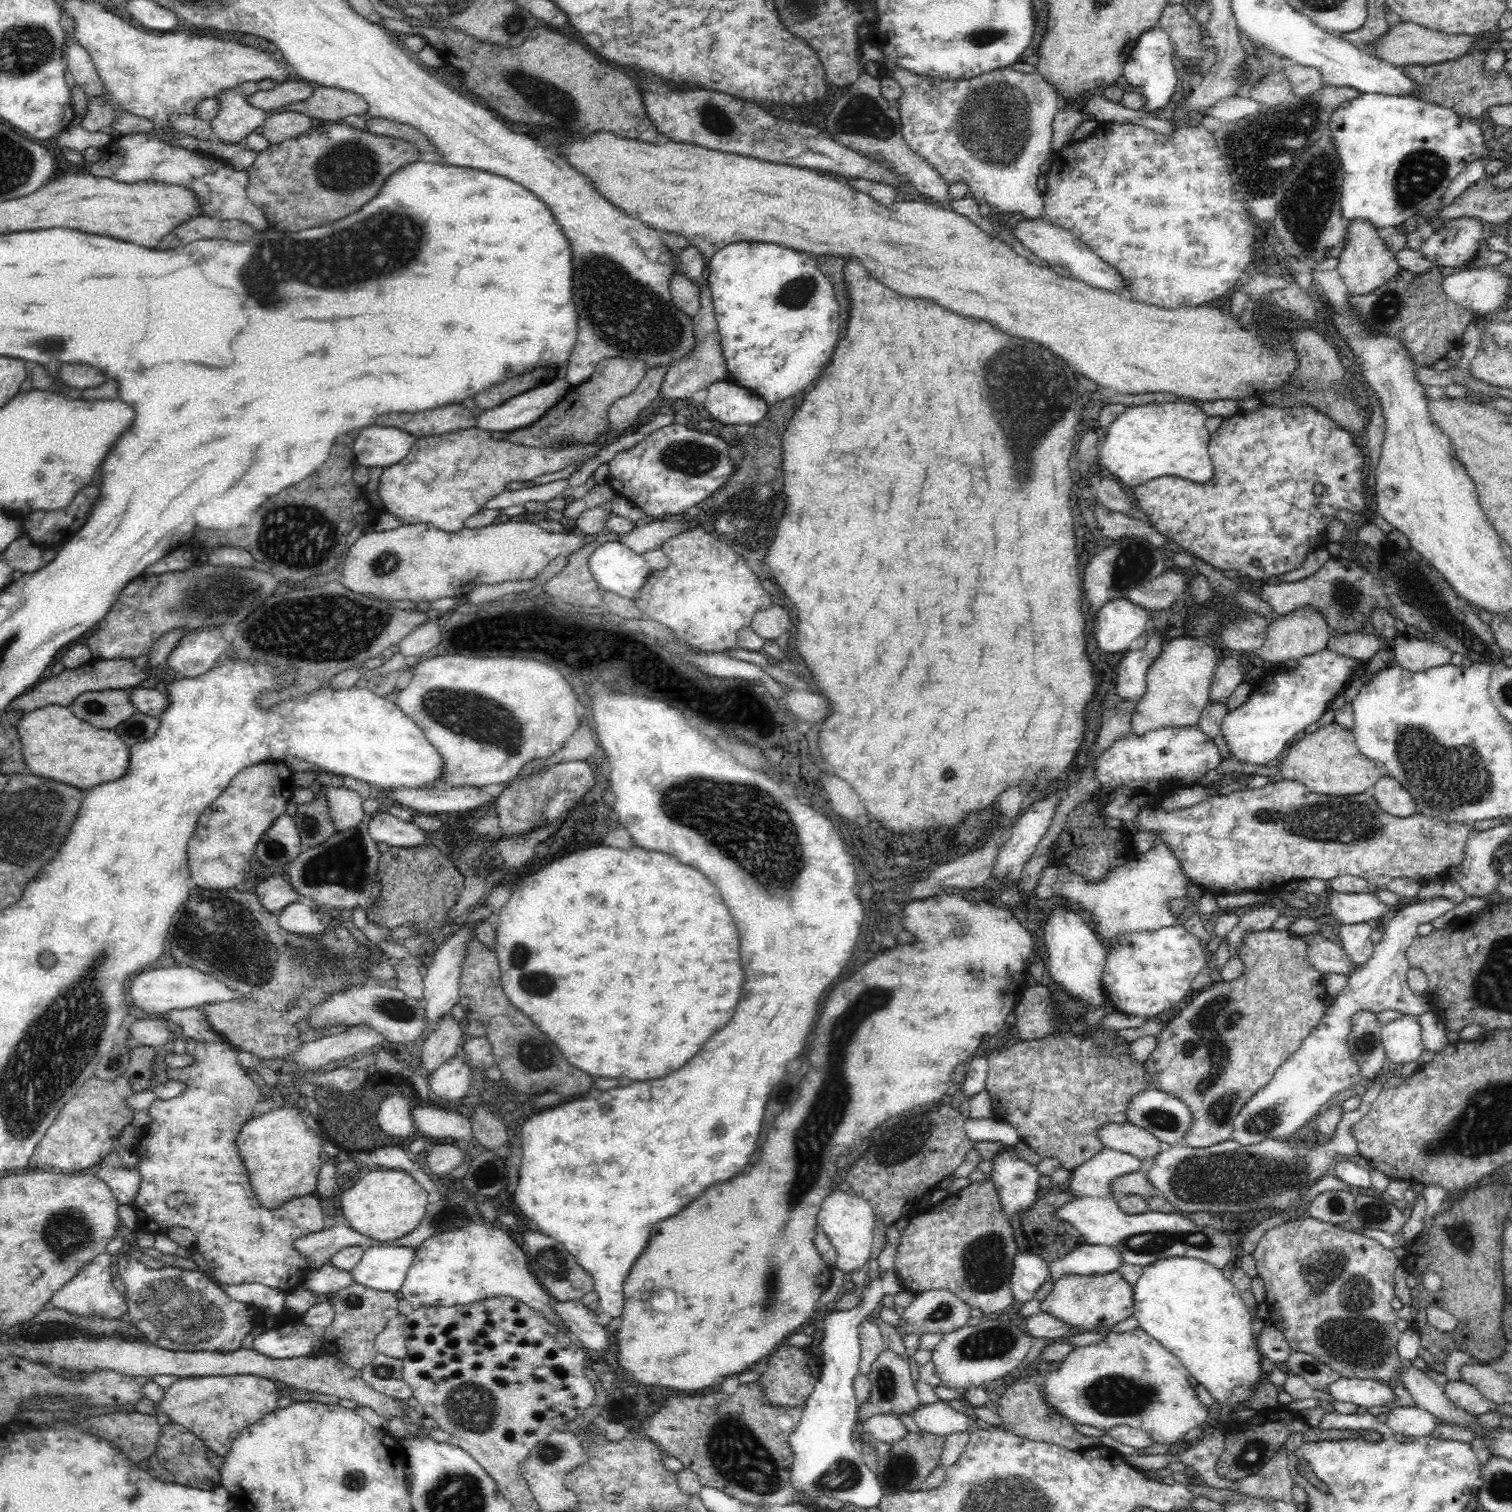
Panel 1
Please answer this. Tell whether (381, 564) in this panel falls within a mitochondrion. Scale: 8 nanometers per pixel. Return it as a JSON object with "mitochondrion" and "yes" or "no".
{"mitochondrion":"yes"}

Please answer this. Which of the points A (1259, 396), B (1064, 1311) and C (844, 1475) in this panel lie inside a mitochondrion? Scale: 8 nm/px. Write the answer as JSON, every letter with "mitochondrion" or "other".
{"A":"other","B":"other","C":"mitochondrion"}

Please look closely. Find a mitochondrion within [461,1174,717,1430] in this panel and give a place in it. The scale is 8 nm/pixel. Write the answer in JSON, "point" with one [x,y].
{"point":[550,1260]}

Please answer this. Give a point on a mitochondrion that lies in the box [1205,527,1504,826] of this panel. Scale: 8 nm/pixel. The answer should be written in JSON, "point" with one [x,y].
{"point":[1441,786]}

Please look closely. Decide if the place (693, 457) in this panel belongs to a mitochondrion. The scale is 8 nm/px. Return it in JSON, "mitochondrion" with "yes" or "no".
{"mitochondrion":"yes"}

